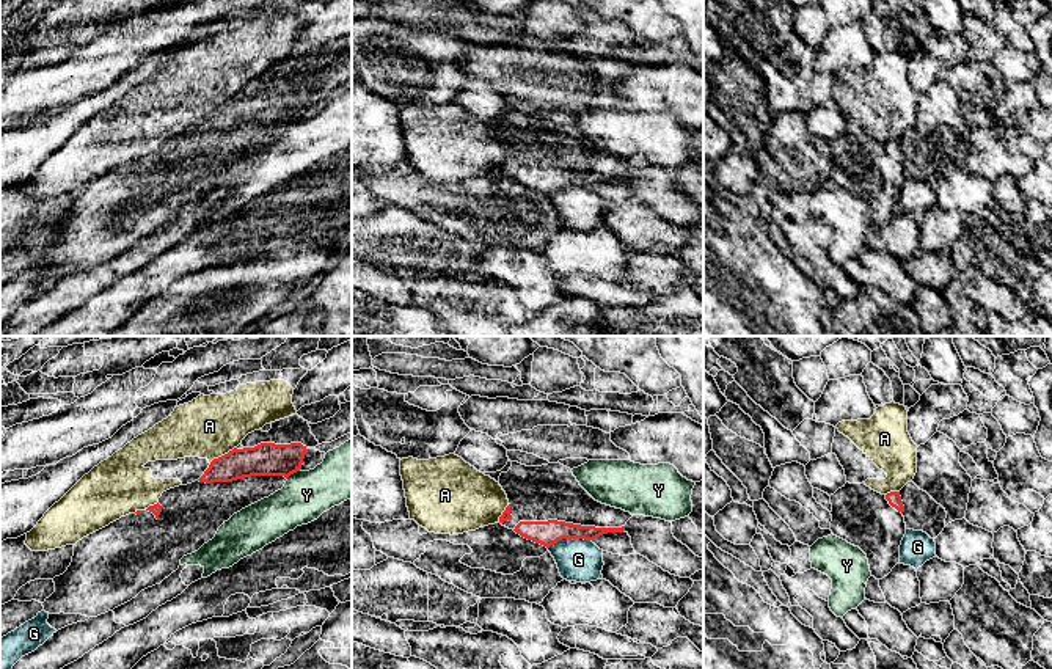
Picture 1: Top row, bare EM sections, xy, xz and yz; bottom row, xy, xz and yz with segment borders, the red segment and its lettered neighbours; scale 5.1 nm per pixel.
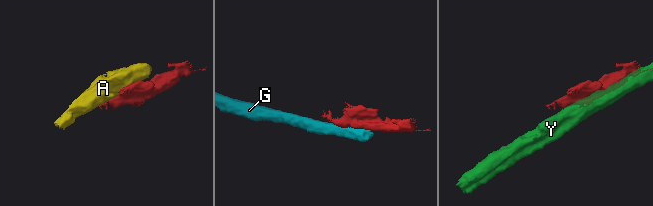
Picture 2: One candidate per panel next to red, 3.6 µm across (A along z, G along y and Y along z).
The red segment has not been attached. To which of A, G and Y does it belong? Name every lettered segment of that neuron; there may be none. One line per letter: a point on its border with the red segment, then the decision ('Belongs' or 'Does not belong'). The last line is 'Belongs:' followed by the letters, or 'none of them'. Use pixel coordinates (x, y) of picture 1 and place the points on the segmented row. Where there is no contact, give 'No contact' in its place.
A: Touches red at xy (222, 456). Does not belong
G: Touches red at xz (570, 537). Does not belong
Y: Touches red at xy (292, 473). Does not belong
Belongs: none of them

